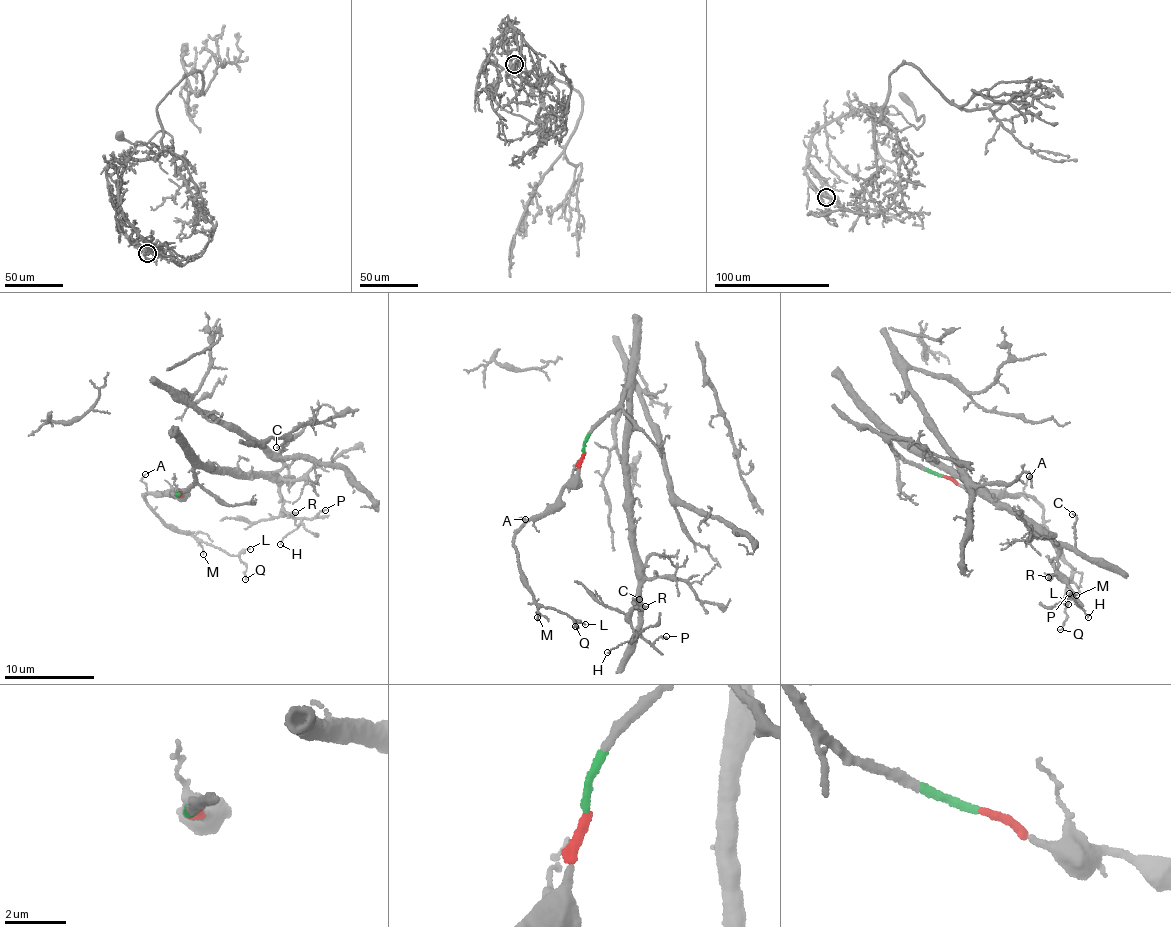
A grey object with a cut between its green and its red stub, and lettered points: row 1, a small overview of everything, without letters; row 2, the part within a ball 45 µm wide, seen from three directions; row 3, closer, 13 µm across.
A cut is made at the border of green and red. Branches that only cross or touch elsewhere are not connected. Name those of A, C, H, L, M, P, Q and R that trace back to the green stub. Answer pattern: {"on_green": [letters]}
{"on_green": ["C", "H", "P", "R"]}

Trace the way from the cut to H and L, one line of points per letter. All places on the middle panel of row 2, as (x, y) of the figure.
H: (584, 451), (586, 436), (625, 398), (628, 401), (624, 456), (638, 567), (630, 611), (632, 639), (607, 652)
L: (584, 451), (579, 473), (559, 497), (516, 533), (513, 545), (535, 602), (586, 623)

